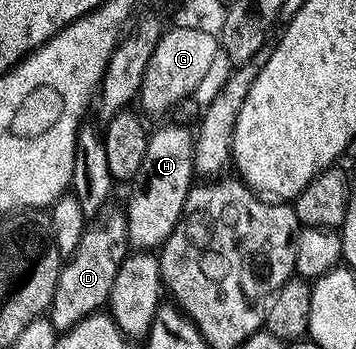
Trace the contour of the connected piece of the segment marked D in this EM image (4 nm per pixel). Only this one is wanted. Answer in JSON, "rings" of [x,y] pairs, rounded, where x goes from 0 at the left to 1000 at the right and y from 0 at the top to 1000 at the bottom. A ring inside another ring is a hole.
{"rings":[[[331,602],[295,616],[267,625],[233,662],[225,702],[177,751],[169,794],[157,794],[157,840],[140,865],[135,908],[169,954],[194,948],[225,920],[284,894],[301,877],[334,754],[360,728],[351,613]]]}

